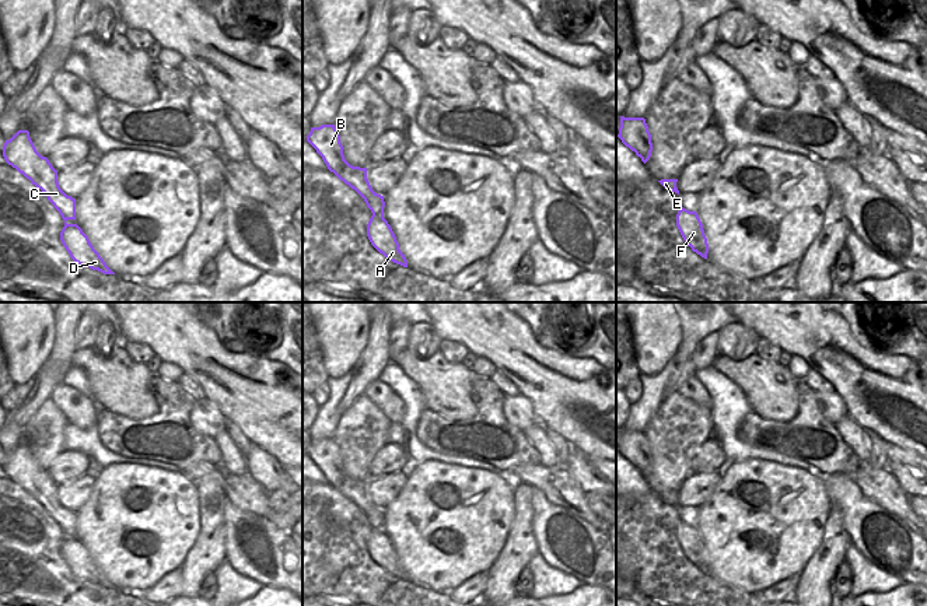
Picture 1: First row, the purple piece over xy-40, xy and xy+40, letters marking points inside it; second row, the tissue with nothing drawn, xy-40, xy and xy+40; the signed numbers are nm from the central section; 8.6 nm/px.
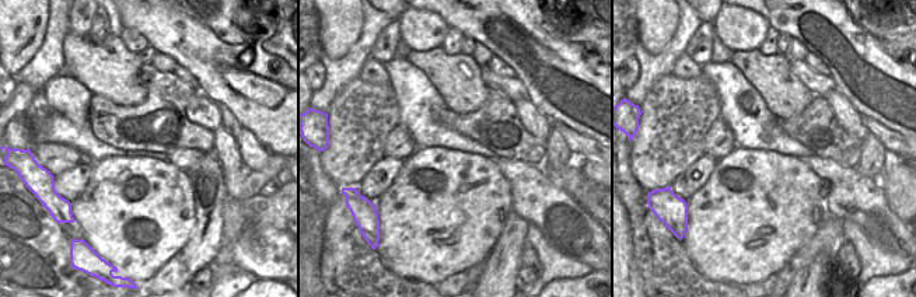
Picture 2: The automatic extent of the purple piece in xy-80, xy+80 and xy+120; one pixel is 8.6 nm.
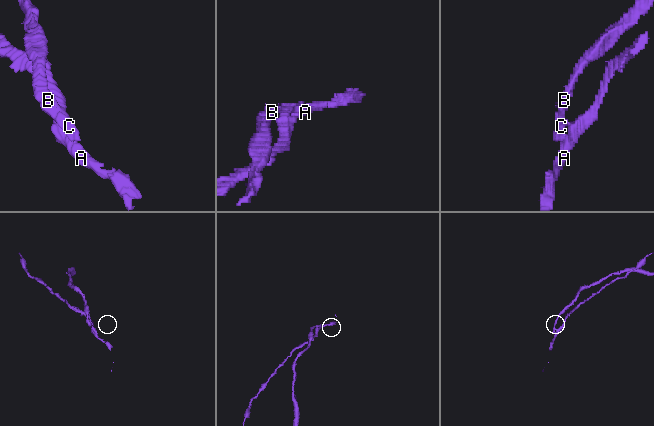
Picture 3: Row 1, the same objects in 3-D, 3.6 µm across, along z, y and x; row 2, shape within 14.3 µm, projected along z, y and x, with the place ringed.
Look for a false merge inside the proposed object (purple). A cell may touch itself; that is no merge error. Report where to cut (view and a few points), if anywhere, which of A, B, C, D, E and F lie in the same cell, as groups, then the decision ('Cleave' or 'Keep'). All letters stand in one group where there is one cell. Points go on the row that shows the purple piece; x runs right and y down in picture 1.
Split along xy (373, 213), (382, 216). Groups: A D F / B C E. Cleave

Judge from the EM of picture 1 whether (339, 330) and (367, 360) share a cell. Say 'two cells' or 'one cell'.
two cells

